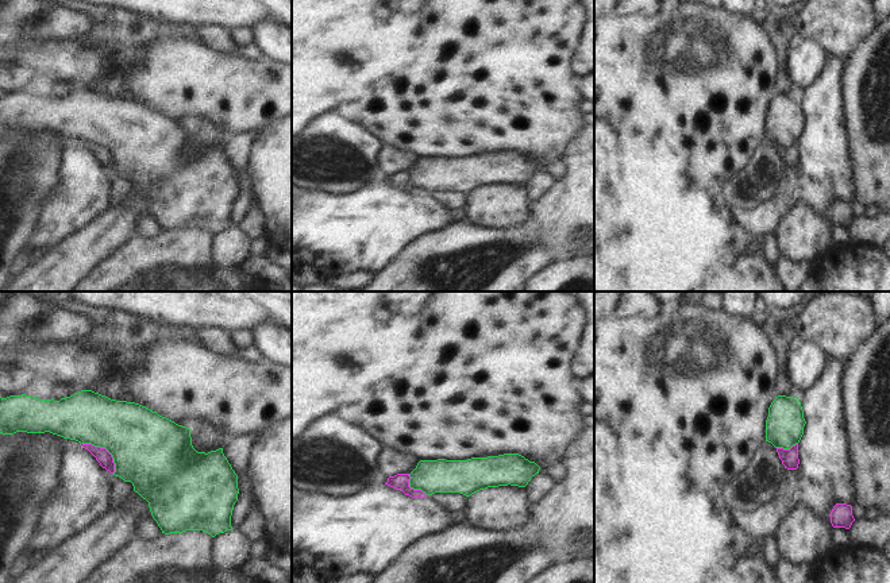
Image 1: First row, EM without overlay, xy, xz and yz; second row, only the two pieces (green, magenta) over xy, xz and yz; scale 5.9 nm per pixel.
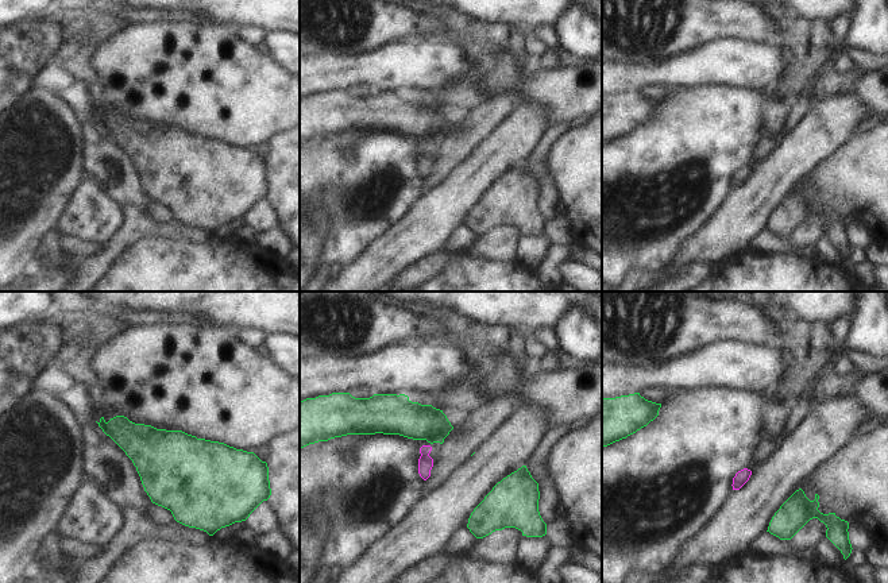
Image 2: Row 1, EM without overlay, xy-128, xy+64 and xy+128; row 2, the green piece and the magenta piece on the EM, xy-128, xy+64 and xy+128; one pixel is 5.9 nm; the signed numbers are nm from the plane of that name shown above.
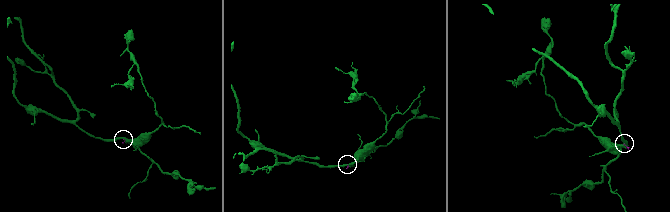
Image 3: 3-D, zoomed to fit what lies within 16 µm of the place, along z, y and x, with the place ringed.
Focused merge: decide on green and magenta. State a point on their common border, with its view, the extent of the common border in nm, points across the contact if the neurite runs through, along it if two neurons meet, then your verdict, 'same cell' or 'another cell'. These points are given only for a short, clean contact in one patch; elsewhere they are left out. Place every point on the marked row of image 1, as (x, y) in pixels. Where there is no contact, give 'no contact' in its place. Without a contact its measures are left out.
meets green in xy at (106, 448); contact 260 nm long; border along xy (83, 443), (103, 447), (111, 455), (115, 471); another cell

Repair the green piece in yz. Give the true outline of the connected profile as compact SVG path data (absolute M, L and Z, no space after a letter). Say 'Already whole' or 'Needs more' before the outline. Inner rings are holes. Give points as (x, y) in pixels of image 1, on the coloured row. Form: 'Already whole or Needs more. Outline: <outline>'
Already whole. Outline: M778 395L768 408L766 441L775 448L790 449L800 443L805 424L798 397Z

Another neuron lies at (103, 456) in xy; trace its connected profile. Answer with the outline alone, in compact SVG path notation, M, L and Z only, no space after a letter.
M82 444L82 448L88 449L103 468L105 468L111 474L115 472L113 457L105 448L95 447L92 444Z

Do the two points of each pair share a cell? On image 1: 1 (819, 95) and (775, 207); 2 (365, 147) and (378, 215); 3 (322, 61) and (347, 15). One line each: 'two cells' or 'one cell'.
1: one cell
2: two cells
3: one cell

